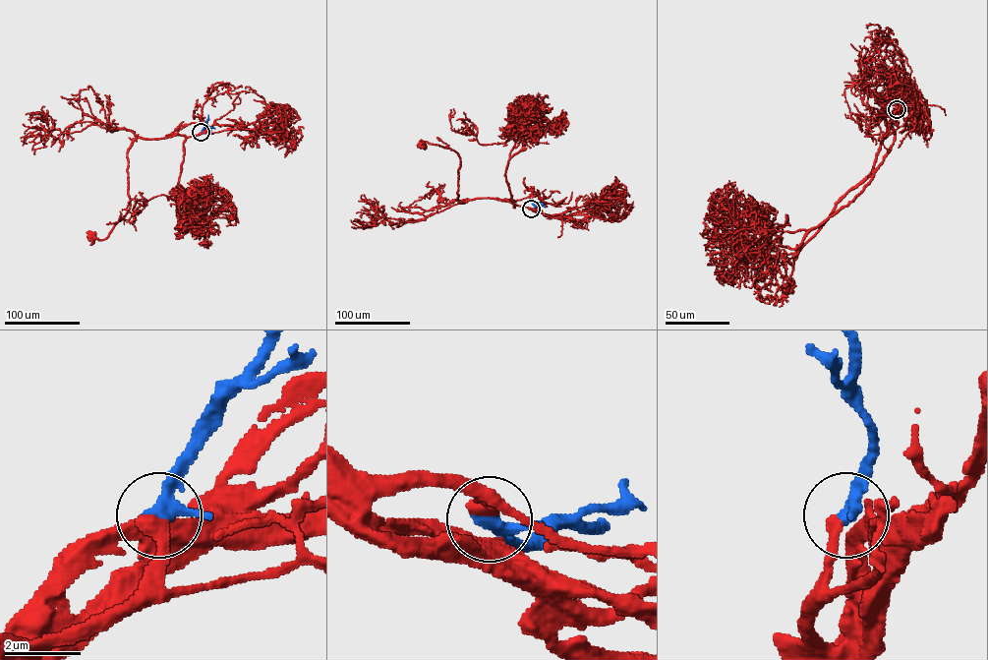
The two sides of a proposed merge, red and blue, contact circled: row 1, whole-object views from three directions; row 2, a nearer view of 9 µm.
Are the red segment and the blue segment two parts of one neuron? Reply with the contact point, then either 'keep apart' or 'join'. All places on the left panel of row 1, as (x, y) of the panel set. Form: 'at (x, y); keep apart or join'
at (201, 132); join

